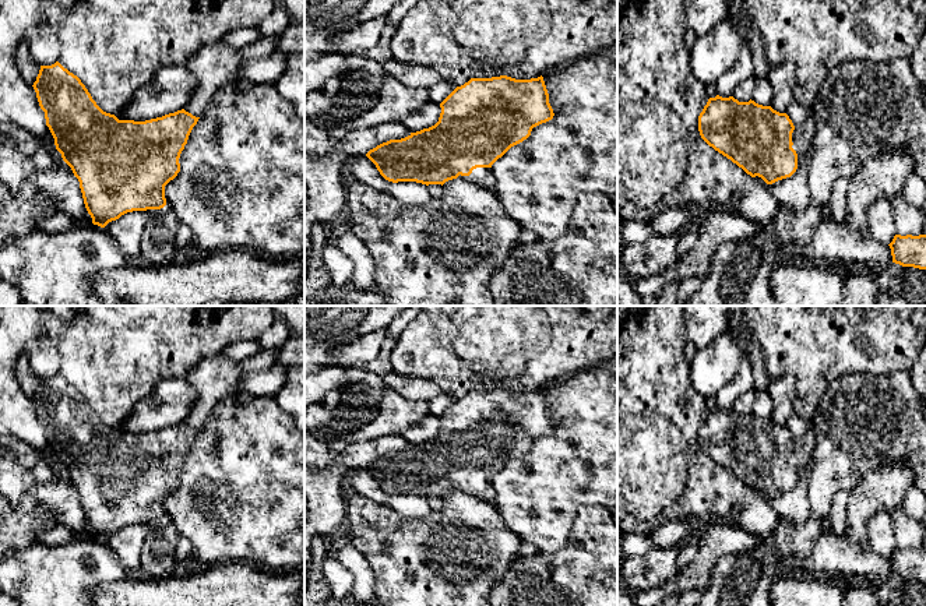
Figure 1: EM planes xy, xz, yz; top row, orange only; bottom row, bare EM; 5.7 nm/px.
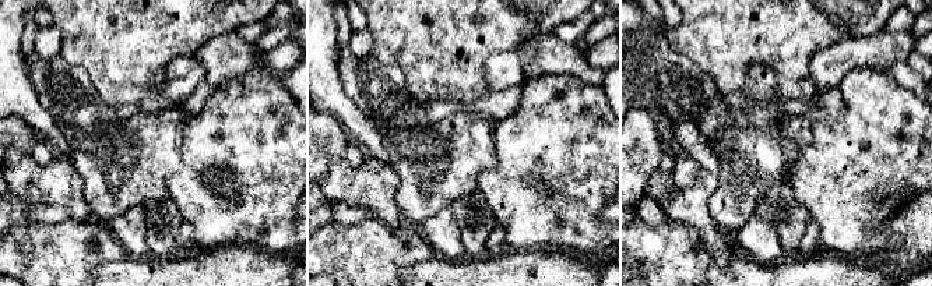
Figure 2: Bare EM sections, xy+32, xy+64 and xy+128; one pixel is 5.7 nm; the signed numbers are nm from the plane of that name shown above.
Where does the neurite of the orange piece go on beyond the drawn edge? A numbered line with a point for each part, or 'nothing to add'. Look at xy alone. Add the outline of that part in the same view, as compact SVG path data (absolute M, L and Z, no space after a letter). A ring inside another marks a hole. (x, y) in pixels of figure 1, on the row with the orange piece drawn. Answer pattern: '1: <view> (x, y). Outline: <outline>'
nothing to add

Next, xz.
1: xz (482, 176). Outline: M476 168L469 176L460 175L458 177L475 183L489 191L494 193L496 190L496 179L492 172L492 168Z

